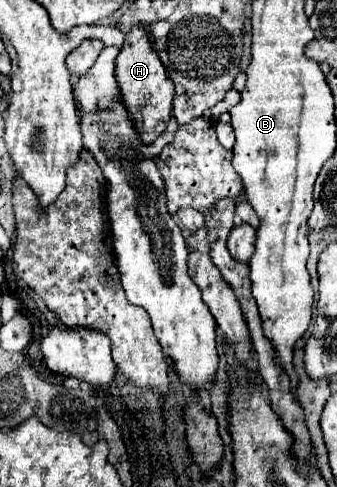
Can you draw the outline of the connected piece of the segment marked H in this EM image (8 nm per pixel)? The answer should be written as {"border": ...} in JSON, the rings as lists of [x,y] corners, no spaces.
{"border":[[[135,25],[131,33],[125,37],[125,43],[115,61],[115,73],[123,105],[129,109],[129,119],[133,121],[133,127],[137,129],[141,143],[153,143],[165,131],[171,119],[171,101],[175,95],[175,87],[157,53],[153,53],[147,33],[143,31],[143,25]]]}

